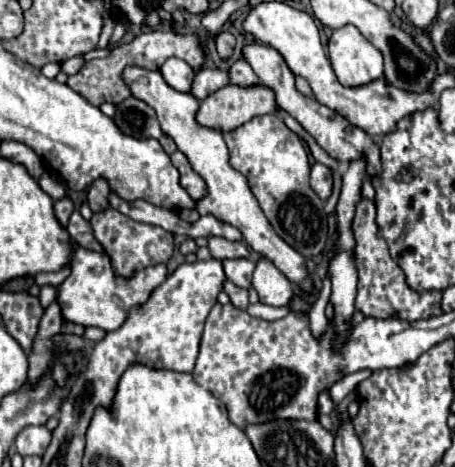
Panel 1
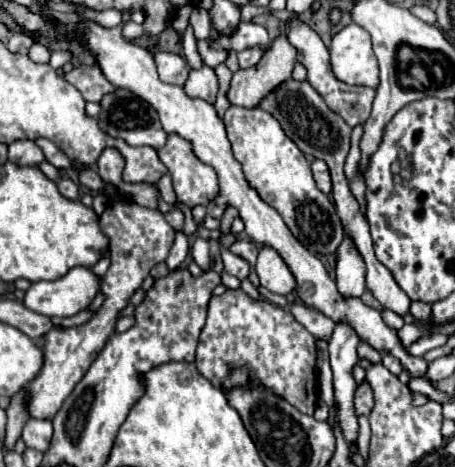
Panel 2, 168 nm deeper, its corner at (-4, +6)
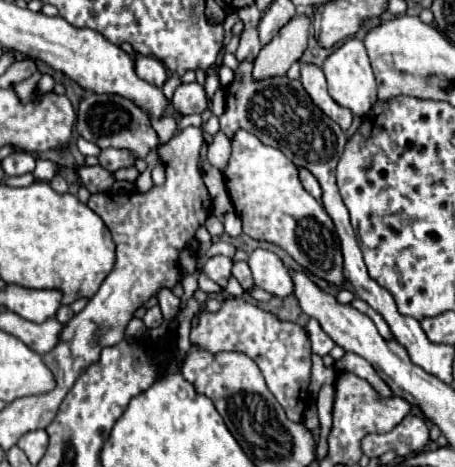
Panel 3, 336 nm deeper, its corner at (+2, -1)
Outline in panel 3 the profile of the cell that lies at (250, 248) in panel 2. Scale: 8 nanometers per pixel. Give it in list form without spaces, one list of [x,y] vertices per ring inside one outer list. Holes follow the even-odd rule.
[[[235,261],[235,263],[233,263],[233,277],[241,283],[243,289],[251,289],[251,287],[253,287],[251,269],[249,269],[247,261]]]

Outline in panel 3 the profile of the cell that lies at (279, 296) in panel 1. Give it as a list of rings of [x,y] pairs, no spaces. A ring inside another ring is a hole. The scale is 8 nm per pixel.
[[[255,249],[249,255],[249,267],[253,271],[255,285],[265,289],[267,293],[275,297],[287,297],[293,293],[293,281],[289,269],[275,253],[267,249]]]

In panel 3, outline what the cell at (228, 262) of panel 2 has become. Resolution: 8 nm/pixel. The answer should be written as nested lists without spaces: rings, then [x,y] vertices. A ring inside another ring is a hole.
[[[217,255],[217,257],[211,257],[211,259],[205,263],[203,271],[205,271],[207,277],[213,279],[221,289],[225,289],[227,283],[229,283],[229,277],[231,277],[231,265],[233,265],[233,261],[231,261],[229,257]]]

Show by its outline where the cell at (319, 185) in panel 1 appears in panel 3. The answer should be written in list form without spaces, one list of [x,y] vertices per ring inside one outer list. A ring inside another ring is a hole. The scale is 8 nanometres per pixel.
[[[299,169],[299,179],[305,191],[309,191],[317,201],[321,201],[321,187],[319,187],[319,181],[313,177],[313,173],[307,169]]]

